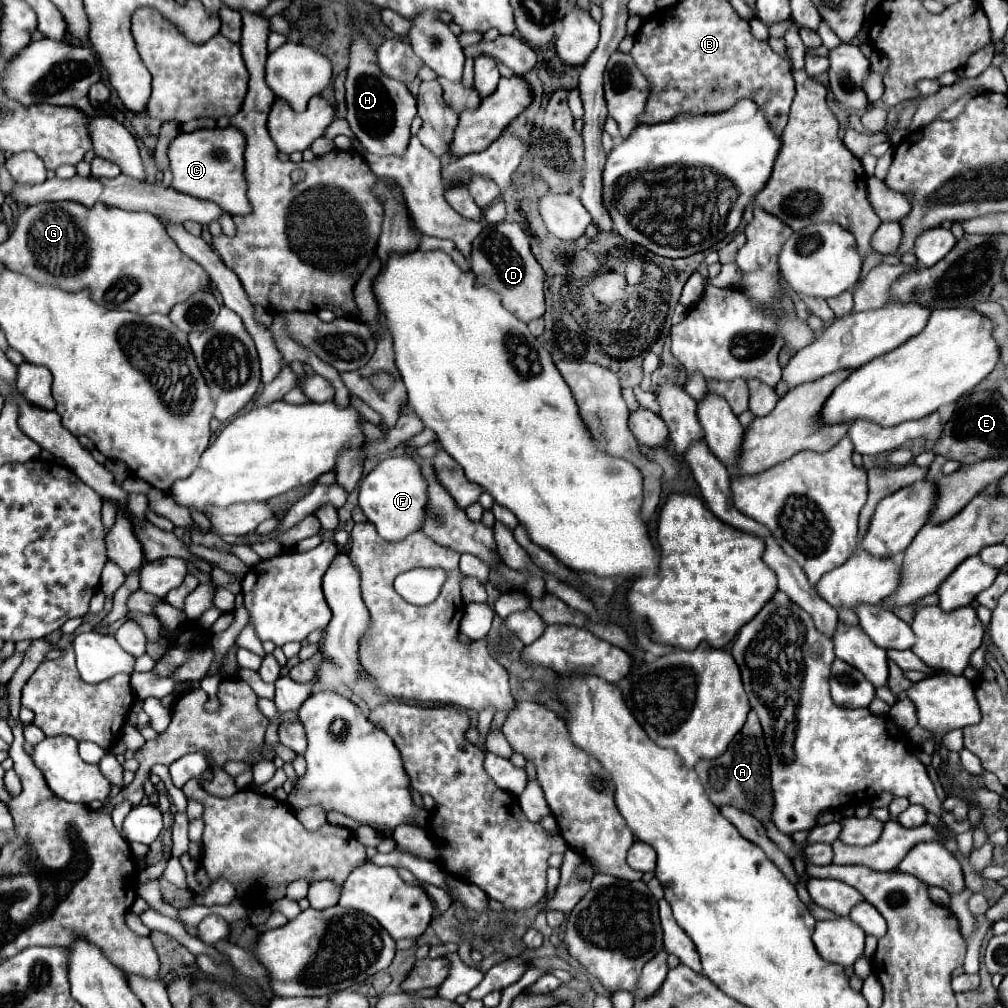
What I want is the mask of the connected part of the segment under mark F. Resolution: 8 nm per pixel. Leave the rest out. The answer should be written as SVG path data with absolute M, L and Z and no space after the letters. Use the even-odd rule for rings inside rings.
M403 455L403 457L387 457L379 461L379 465L361 479L359 485L359 507L367 515L367 519L377 527L377 533L385 541L401 541L413 531L419 531L425 519L427 505L427 483L421 475L419 465Z

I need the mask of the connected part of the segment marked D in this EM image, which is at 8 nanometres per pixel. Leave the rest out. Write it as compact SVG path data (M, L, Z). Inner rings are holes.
M497 223L485 227L473 241L471 269L477 275L477 283L489 287L501 295L503 307L511 311L519 321L529 323L545 313L543 301L543 269L529 249L529 237L519 223Z

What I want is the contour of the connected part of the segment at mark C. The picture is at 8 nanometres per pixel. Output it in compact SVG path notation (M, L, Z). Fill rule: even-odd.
M233 127L179 133L169 143L167 151L173 173L173 187L187 195L213 201L229 215L247 215L251 211L251 205L247 199L247 183L243 177L243 149L245 137Z

